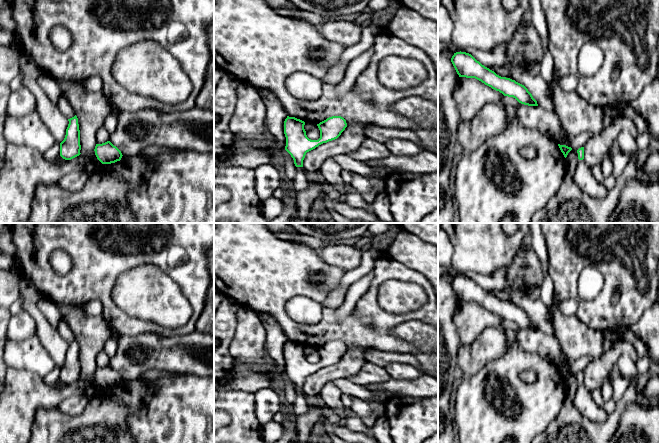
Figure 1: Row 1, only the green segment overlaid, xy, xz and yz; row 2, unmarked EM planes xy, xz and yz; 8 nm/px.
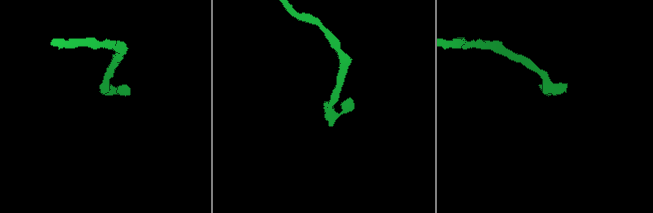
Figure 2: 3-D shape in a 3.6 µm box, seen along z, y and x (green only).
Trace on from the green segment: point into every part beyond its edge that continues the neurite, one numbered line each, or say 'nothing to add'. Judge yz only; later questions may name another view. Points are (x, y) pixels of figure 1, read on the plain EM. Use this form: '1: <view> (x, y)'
nothing to add

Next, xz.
1: xz (300, 405)

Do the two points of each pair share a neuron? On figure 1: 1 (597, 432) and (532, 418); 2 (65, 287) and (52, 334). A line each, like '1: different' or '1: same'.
1: different
2: different

